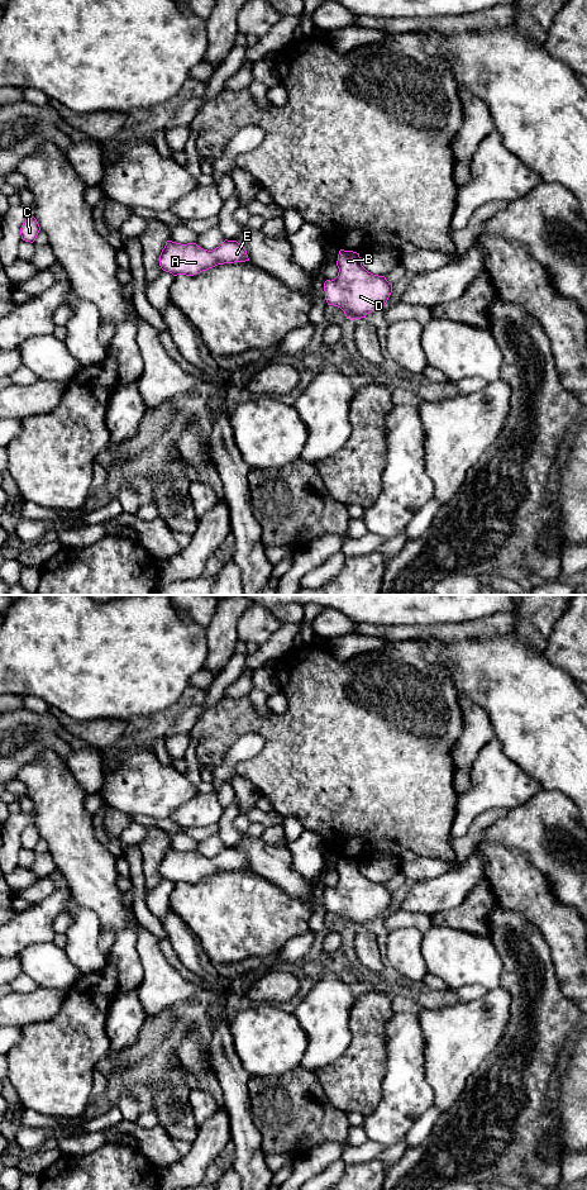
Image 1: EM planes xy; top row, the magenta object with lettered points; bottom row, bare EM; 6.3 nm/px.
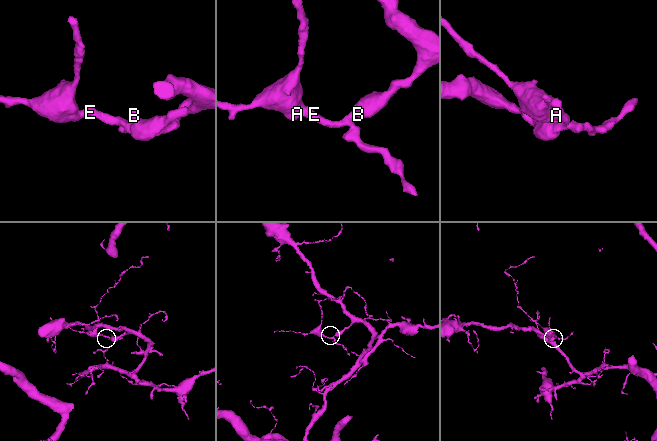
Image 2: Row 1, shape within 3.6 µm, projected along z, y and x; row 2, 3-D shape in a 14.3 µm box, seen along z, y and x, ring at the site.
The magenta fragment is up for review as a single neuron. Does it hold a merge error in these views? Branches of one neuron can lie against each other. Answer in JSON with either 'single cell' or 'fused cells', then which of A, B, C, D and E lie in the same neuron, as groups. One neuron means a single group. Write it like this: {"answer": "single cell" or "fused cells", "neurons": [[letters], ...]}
{"answer": "single cell", "neurons": [["A", "B", "C", "D", "E"]]}

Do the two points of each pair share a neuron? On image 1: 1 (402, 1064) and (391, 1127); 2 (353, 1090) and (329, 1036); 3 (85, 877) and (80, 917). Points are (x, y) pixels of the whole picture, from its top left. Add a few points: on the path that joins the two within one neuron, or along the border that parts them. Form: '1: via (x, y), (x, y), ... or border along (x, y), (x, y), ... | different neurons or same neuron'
1: via (402, 1079), (402, 1102), (396, 1112) | same neuron
2: border along (349, 1029), (351, 1038), (346, 1051), (315, 1074) | different neurons
3: border along (71, 895), (77, 905), (95, 914), (100, 931) | different neurons

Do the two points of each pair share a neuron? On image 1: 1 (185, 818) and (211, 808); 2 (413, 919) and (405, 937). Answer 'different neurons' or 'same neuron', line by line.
1: same neuron
2: different neurons

